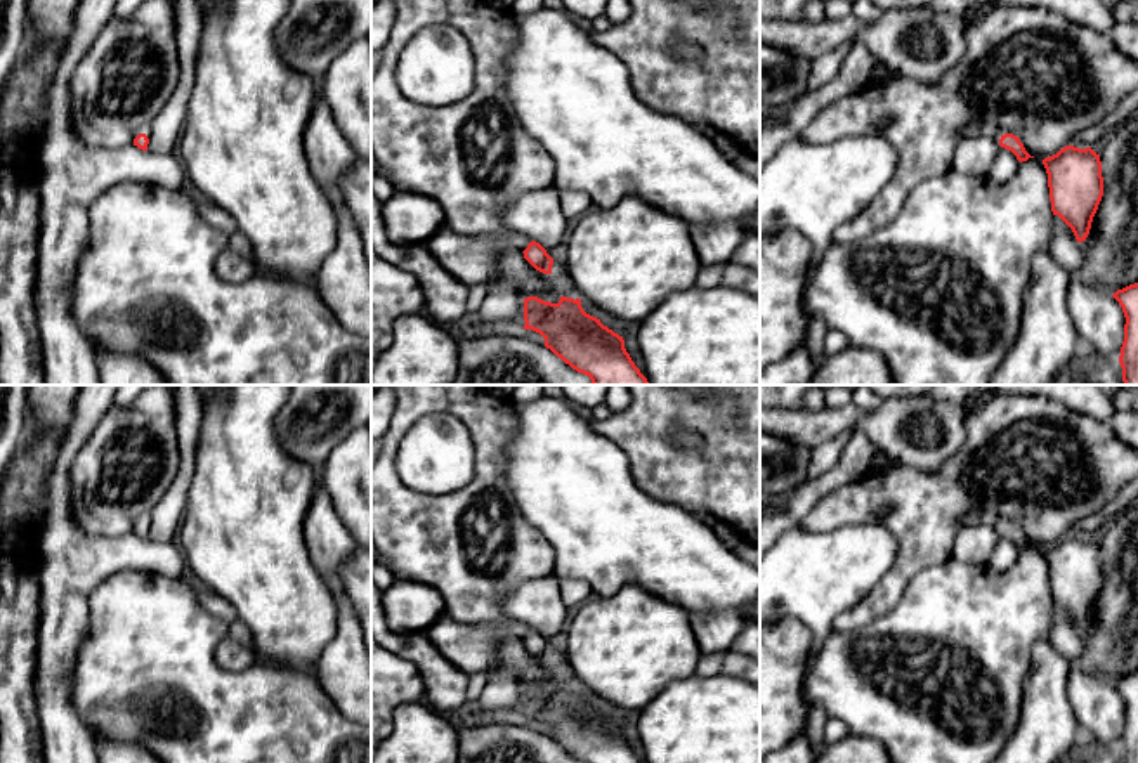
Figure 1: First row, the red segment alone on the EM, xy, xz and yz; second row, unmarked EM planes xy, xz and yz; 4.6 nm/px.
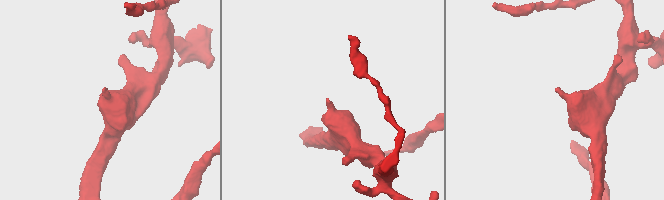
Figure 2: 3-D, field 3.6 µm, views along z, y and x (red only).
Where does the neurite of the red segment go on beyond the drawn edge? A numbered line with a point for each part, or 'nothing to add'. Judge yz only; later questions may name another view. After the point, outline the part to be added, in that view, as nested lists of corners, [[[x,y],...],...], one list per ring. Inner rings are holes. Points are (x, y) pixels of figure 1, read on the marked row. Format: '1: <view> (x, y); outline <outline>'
1: yz (987, 129); outline [[[982,120],[982,121],[966,123],[963,128],[959,128],[958,134],[963,139],[987,137],[999,144],[999,139],[1004,134],[1011,134],[1011,132],[1001,128],[996,121]]]

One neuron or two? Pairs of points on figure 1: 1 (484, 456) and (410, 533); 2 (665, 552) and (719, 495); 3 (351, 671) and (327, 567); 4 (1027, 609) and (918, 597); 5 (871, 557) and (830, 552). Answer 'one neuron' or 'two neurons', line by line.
1: one neuron
2: two neurons
3: one neuron
4: one neuron
5: one neuron

